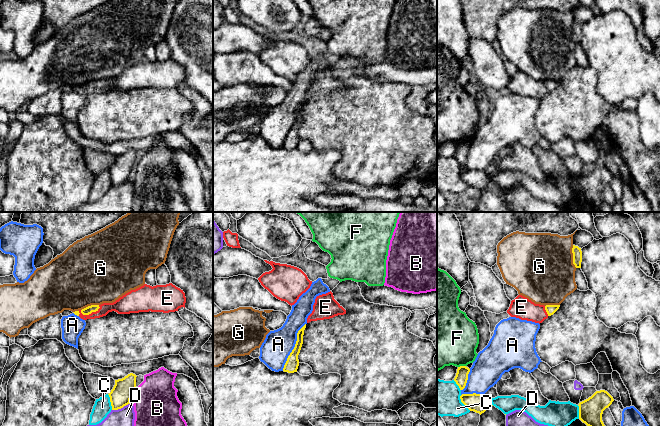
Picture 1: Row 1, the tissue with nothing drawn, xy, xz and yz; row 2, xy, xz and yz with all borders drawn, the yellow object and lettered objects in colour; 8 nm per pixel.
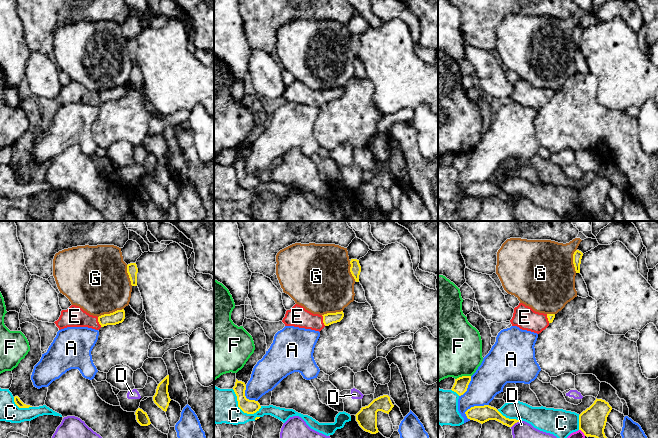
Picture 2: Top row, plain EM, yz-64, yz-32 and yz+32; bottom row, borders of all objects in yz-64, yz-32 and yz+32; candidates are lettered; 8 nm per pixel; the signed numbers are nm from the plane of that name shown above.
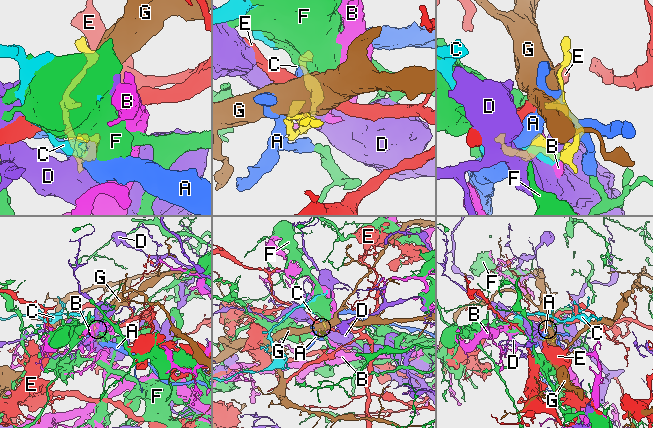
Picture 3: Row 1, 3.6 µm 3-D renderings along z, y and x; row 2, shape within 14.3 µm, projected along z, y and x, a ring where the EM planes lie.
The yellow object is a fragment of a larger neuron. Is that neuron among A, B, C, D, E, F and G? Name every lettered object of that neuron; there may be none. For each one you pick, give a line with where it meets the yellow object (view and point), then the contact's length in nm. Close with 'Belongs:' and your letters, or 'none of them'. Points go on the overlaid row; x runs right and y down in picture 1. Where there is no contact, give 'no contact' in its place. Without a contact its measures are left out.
E: meets yellow in xy at (89, 313); contact 200 nm long
Belongs: E

